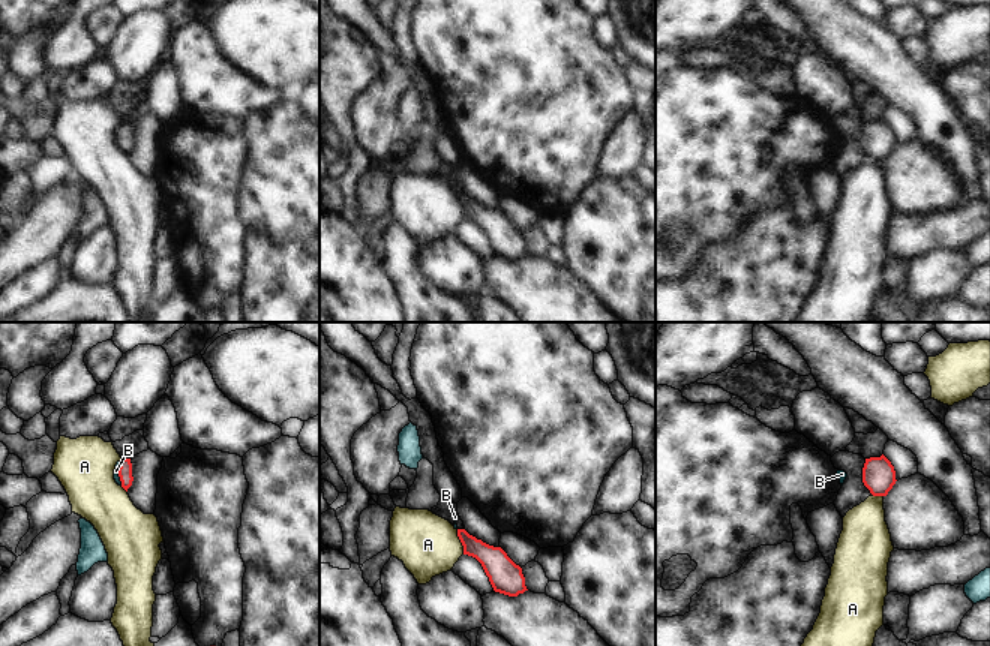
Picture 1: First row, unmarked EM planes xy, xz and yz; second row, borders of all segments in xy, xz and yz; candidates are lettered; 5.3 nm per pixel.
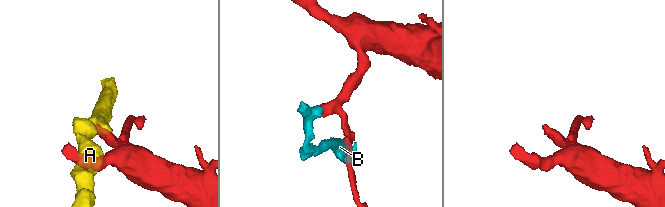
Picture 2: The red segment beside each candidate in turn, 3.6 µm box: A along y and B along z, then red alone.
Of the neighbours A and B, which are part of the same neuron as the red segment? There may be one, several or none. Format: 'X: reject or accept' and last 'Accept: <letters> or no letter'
A: reject
B: accept
Accept: B

